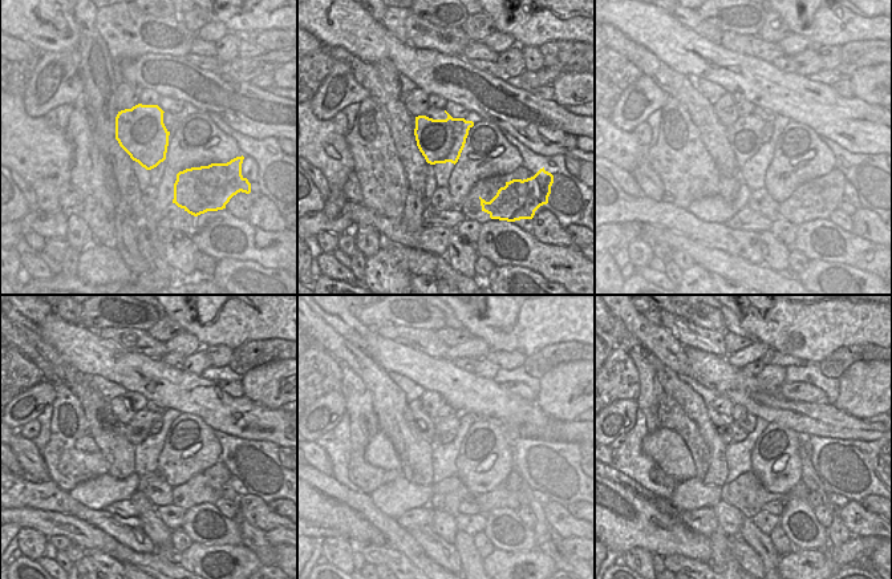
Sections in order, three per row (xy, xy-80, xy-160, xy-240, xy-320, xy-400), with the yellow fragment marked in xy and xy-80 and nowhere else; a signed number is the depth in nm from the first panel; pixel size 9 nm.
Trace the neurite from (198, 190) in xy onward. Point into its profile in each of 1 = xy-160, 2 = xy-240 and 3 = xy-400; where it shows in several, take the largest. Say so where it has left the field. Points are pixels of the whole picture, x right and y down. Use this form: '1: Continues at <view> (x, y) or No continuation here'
1: Continues at xy-160 (818, 198)
2: Continues at xy-240 (207, 490)
3: Continues at xy-400 (799, 490)

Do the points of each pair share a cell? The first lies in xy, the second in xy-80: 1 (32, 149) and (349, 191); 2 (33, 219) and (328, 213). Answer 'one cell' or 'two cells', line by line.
1: one cell
2: two cells

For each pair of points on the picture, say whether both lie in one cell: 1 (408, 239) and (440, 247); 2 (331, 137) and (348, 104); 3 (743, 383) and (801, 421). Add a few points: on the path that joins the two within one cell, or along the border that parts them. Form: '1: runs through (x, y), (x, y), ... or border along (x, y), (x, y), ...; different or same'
1: runs through (416, 239), (432, 239); same
2: border along (317, 117), (333, 125); different
3: border along (743, 391), (747, 391), (763, 404), (781, 400); different

